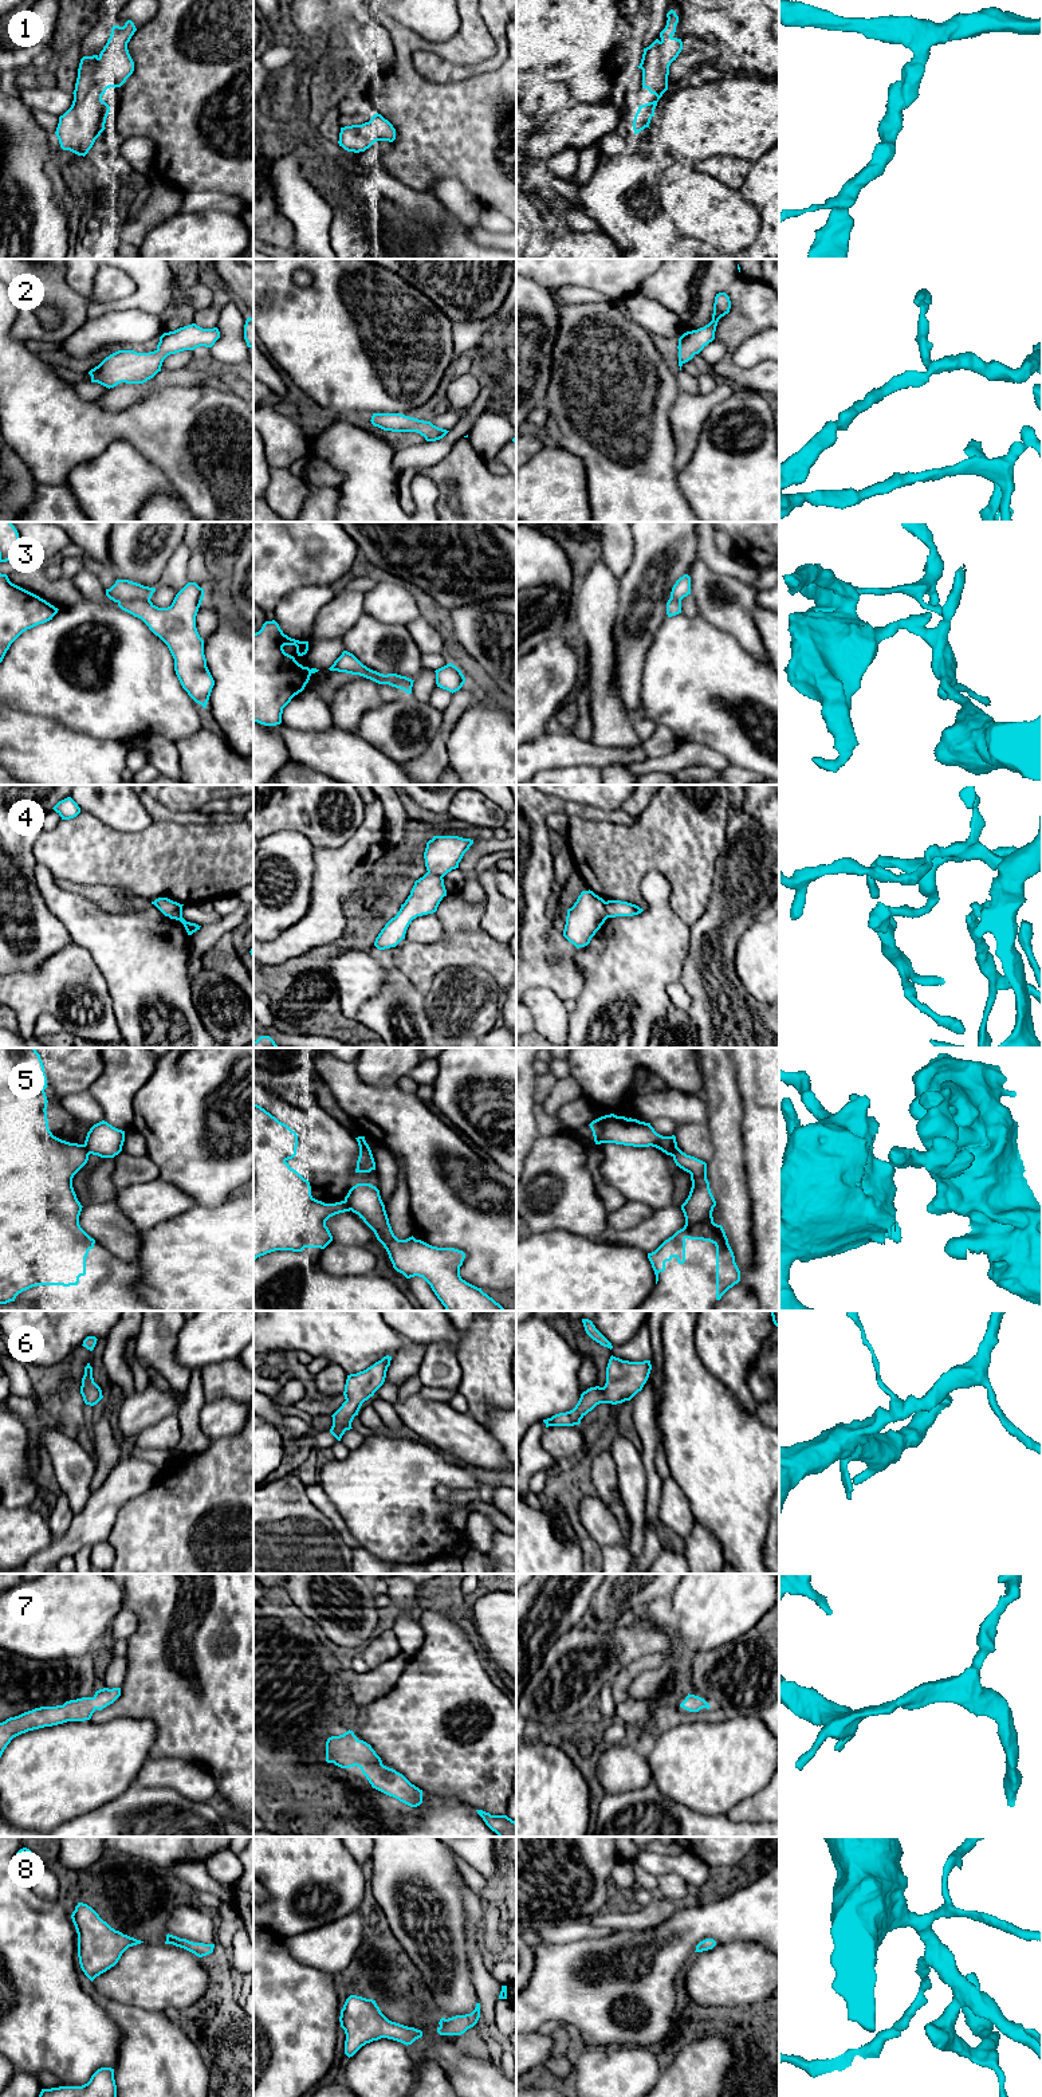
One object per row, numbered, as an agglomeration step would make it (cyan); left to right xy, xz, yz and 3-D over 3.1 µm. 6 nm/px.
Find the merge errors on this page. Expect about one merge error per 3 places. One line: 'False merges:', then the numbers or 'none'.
False merges: 3, 4, 5

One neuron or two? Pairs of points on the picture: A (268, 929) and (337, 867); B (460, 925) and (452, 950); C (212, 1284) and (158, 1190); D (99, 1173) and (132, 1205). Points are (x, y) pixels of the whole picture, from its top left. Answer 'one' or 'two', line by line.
A: two
B: one
C: two
D: two

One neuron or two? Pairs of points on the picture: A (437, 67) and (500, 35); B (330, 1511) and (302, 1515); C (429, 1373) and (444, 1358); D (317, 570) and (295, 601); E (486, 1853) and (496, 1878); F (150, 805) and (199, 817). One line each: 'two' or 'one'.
A: one
B: two
C: one
D: two
E: one
F: one

